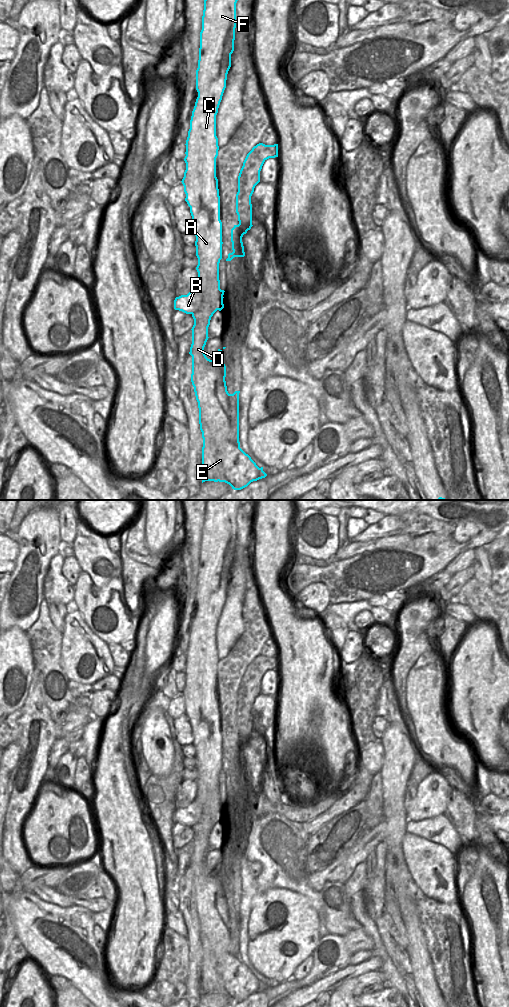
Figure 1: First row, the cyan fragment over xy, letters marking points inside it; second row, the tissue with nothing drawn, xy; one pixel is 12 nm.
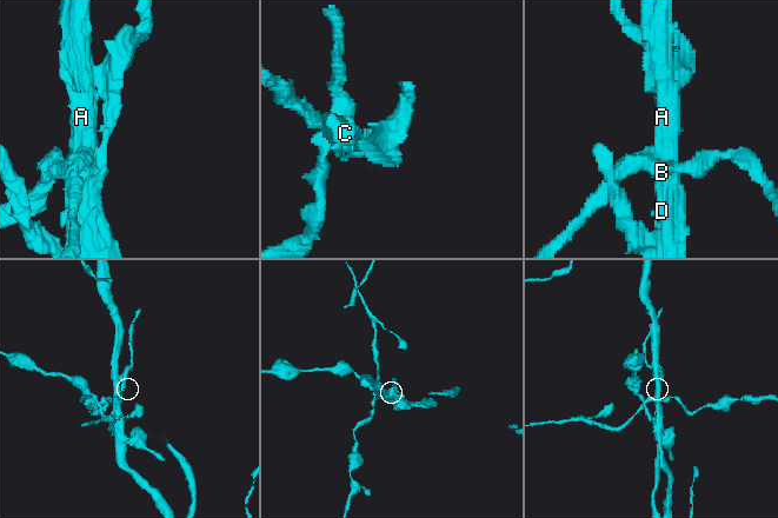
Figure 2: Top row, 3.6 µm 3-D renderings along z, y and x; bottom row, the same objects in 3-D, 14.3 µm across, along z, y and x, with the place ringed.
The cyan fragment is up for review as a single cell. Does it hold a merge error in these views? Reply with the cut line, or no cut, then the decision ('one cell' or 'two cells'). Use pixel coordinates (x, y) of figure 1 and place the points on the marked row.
cut in xy along (194, 287), (202, 293), (202, 303), (192, 314); two cells

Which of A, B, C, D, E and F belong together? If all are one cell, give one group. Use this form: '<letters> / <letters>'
A C D E F / B

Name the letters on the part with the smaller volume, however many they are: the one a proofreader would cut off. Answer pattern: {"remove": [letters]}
{"remove": ["B"]}

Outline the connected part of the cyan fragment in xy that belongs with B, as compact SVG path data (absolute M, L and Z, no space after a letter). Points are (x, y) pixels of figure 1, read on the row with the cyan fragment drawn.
M192 289L187 295L181 295L174 300L174 309L186 314L193 314L199 310L203 300L203 292Z

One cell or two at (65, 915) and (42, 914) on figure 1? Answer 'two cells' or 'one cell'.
one cell

